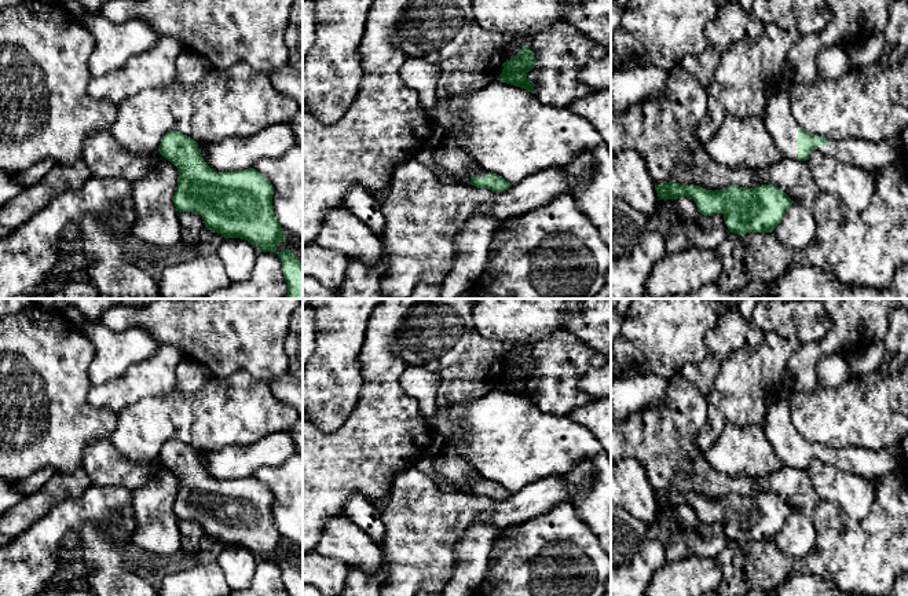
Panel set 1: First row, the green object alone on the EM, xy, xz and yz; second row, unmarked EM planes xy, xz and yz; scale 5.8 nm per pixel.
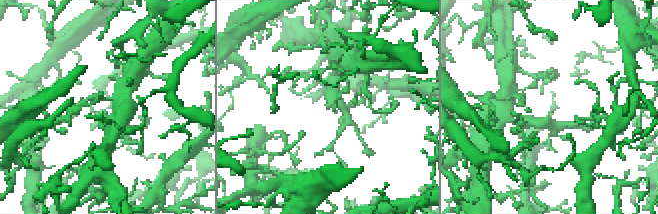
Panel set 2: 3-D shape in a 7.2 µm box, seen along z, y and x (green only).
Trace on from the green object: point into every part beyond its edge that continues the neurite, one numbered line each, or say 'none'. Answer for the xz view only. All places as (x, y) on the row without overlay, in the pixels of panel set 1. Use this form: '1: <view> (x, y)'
1: xz (476, 478)

